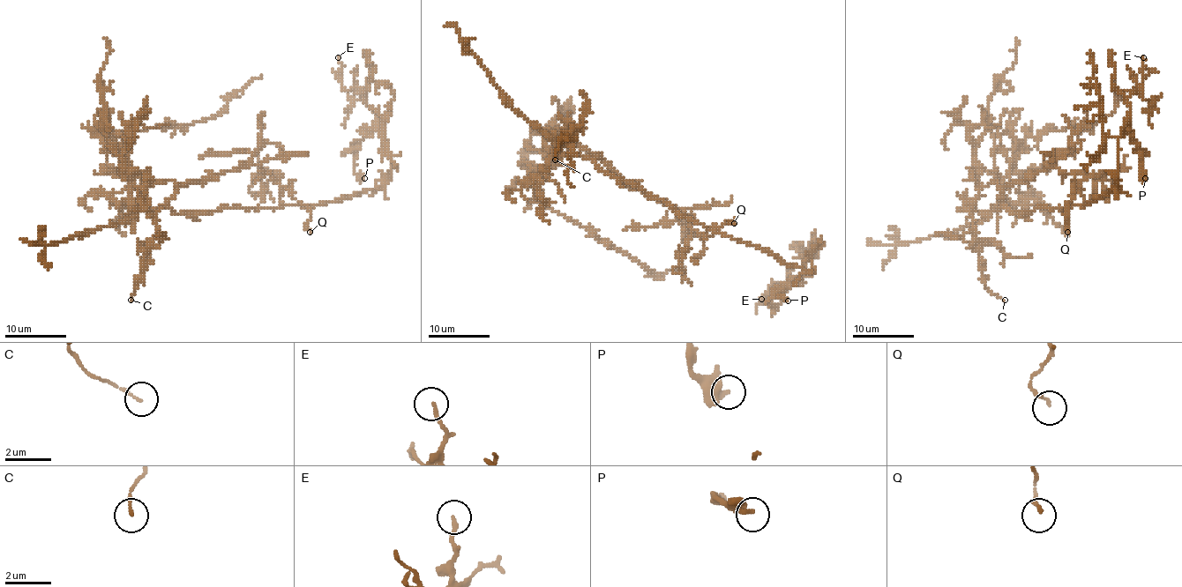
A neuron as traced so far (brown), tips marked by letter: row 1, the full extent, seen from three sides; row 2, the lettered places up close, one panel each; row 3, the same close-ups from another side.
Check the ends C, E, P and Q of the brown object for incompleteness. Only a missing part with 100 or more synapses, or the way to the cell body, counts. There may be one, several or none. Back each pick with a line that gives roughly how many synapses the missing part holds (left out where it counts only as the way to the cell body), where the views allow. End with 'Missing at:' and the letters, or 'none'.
Missing at: none

